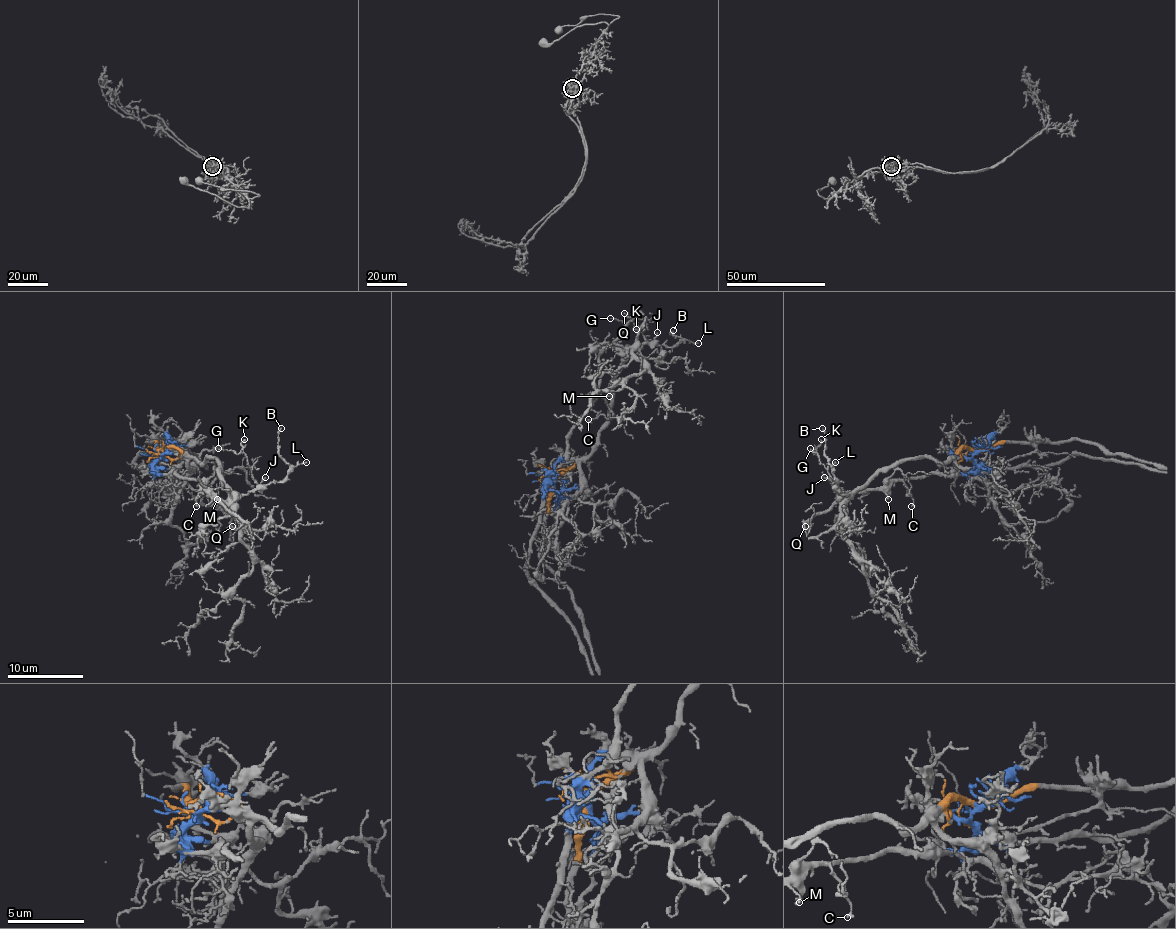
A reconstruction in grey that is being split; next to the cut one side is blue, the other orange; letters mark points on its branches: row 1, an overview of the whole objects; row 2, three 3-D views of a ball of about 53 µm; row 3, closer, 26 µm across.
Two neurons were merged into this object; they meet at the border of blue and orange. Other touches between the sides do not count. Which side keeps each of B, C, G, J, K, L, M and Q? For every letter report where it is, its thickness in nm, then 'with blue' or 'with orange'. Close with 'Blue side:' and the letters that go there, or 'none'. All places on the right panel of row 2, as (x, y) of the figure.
B: at (822, 428); 140 nm thick; with orange
C: at (911, 506); 140 nm thick; with blue
G: at (810, 448); 100 nm thick; with orange
J: at (824, 477); 100 nm thick; with orange
K: at (821, 439); 150 nm thick; with orange
L: at (835, 462); 120 nm thick; with orange
M: at (888, 499); 100 nm thick; with blue
Q: at (805, 526); 140 nm thick; with blue
Blue side: C, M, Q

